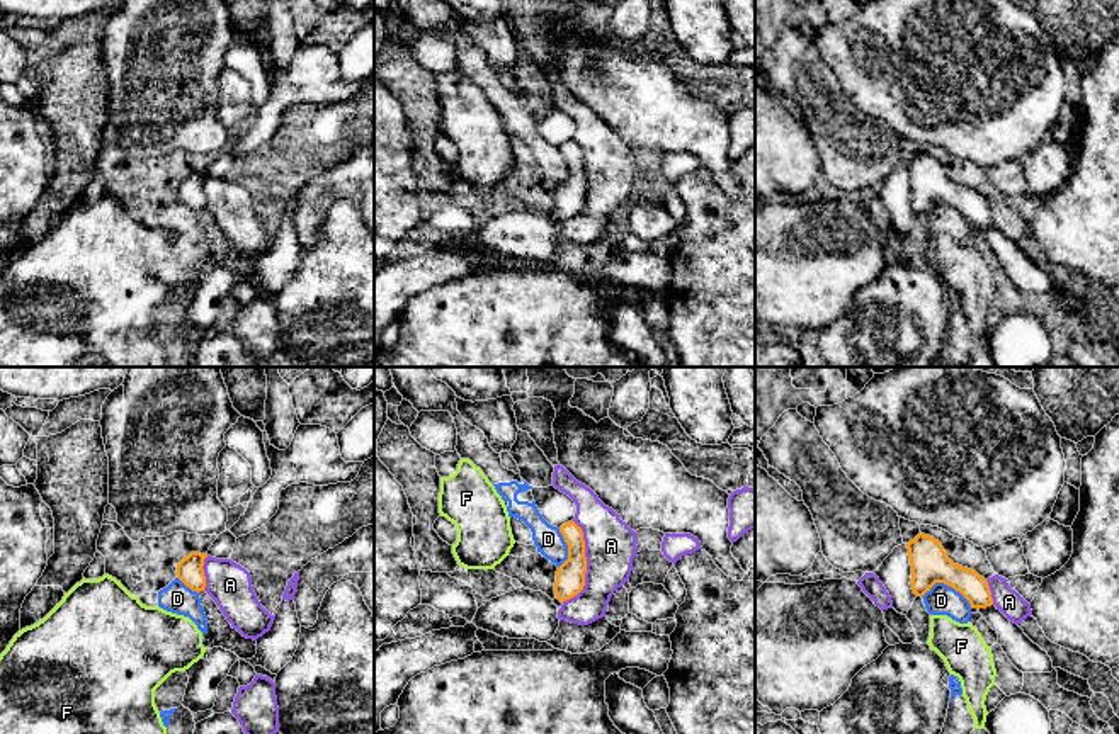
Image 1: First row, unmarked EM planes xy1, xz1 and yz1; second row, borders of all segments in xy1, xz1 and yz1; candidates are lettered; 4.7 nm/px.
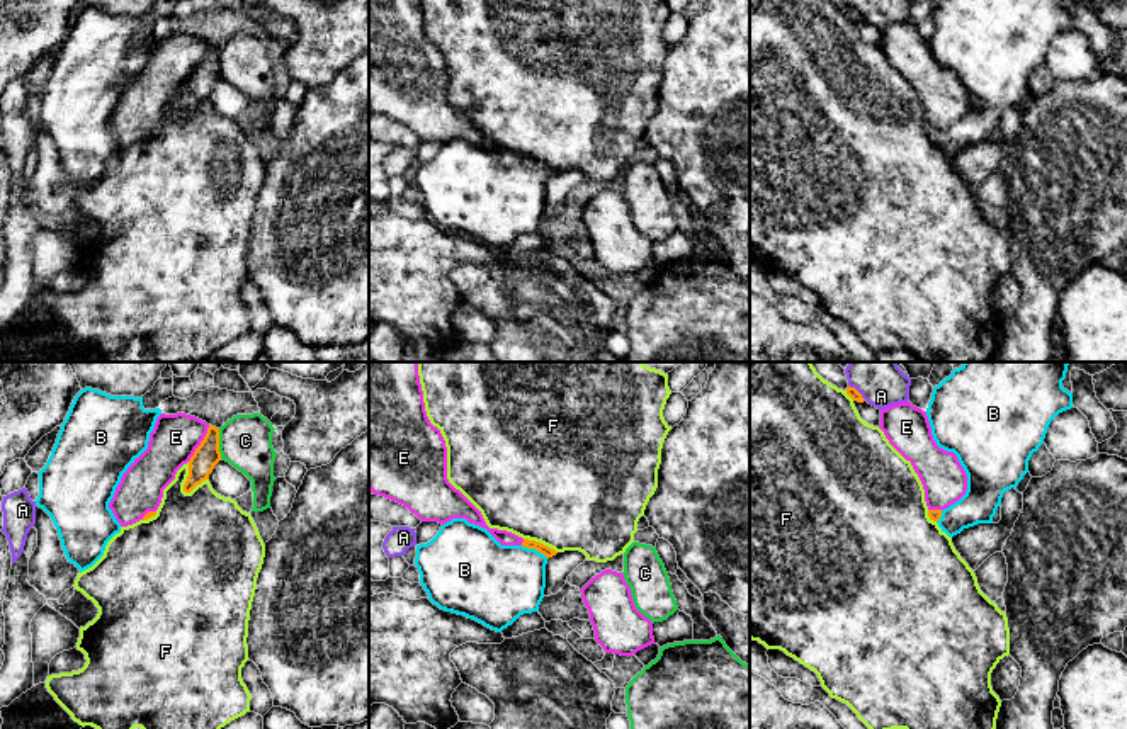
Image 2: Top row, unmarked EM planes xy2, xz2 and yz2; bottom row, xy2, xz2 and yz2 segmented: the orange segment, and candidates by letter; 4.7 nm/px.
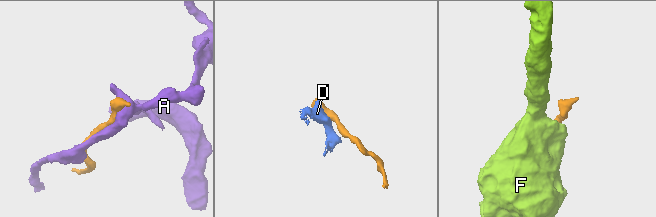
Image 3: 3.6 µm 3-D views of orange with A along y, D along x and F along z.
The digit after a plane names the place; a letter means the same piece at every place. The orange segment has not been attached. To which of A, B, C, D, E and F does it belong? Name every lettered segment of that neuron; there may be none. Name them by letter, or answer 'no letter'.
B

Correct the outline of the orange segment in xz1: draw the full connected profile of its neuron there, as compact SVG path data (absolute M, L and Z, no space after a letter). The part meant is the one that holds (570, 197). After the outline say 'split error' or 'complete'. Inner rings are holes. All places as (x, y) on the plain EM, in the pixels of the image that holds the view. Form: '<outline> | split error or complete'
M571 139L560 146L568 165L568 178L556 190L554 214L563 223L585 206L587 177L582 148Z | complete

